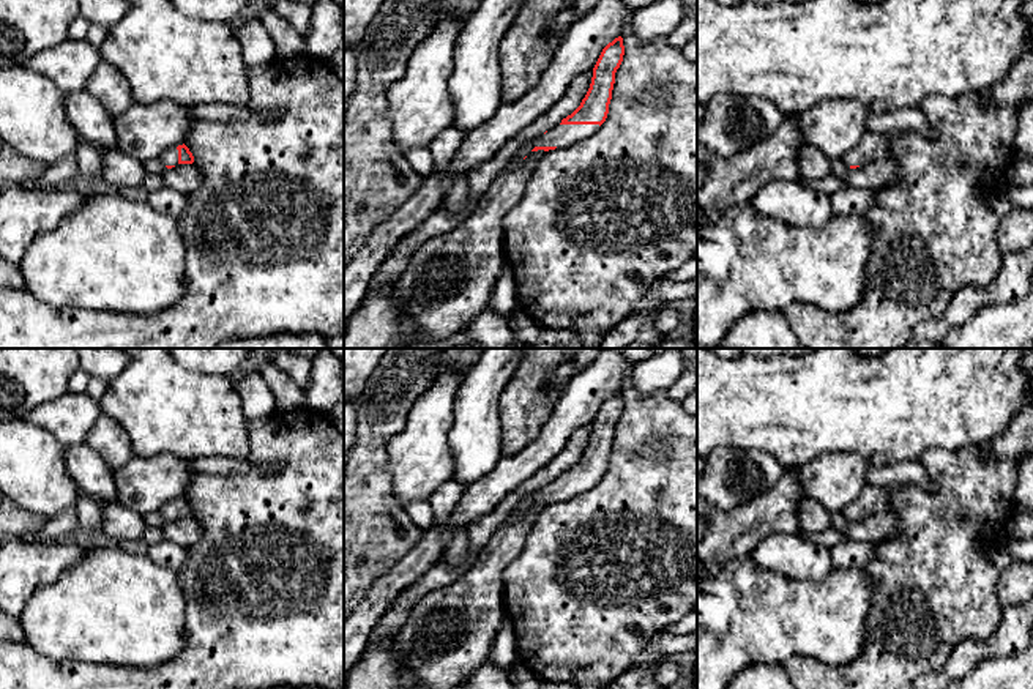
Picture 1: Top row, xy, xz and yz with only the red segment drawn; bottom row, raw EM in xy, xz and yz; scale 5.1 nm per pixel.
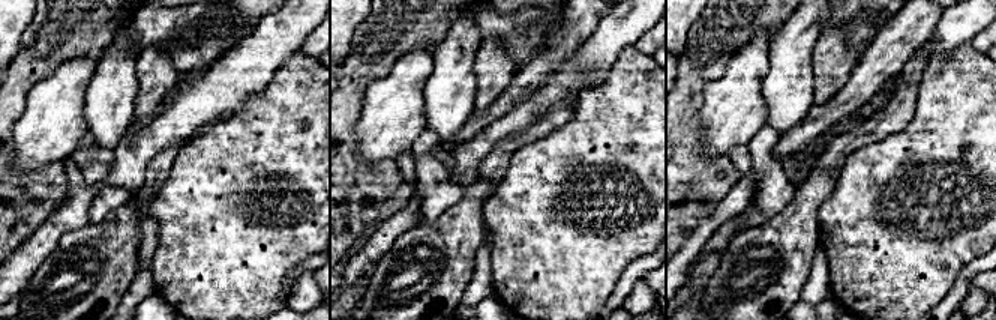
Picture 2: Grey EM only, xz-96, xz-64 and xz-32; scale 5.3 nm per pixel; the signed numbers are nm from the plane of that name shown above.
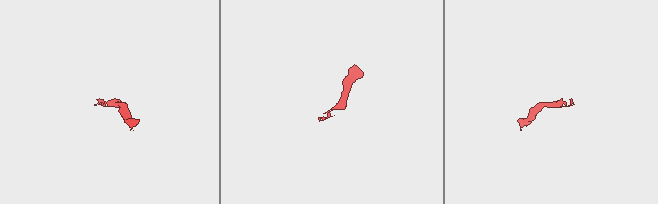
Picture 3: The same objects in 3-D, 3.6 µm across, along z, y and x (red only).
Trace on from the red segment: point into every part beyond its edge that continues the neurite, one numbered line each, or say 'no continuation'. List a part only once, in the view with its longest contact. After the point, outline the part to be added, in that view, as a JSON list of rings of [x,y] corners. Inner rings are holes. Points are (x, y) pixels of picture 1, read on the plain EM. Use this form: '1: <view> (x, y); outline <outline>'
1: xz (560, 489); outline [[[557,478],[549,482],[546,487],[527,495],[516,509],[509,514],[508,519],[517,519],[524,514],[525,509],[531,506],[535,500],[569,500],[577,493],[590,490],[599,478]]]

